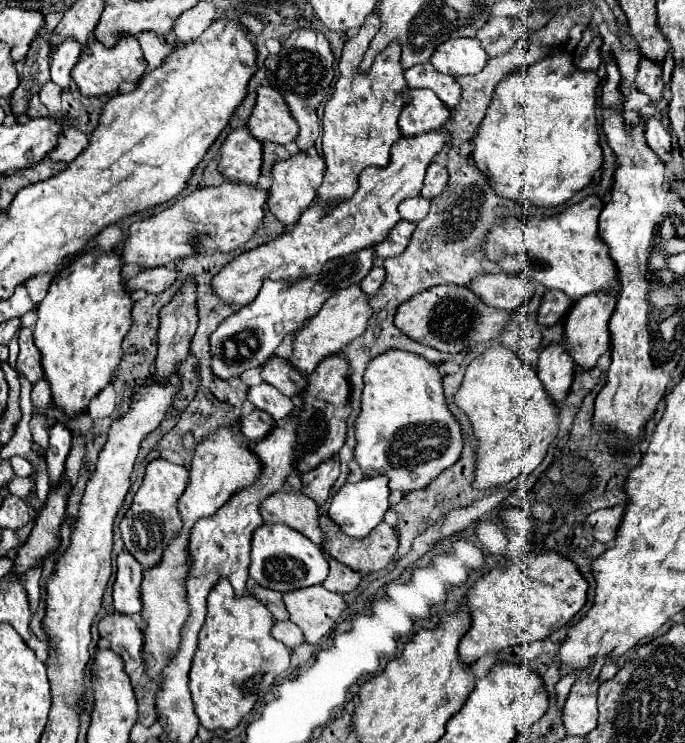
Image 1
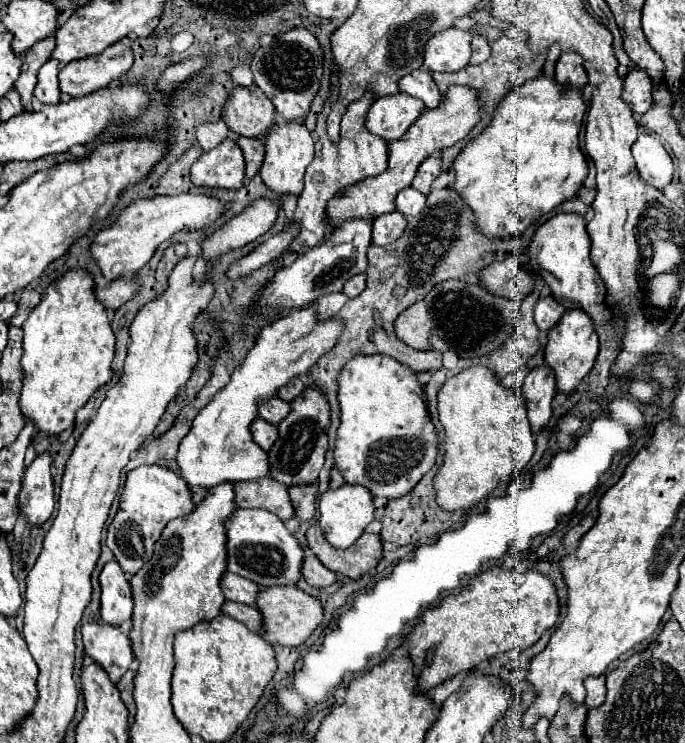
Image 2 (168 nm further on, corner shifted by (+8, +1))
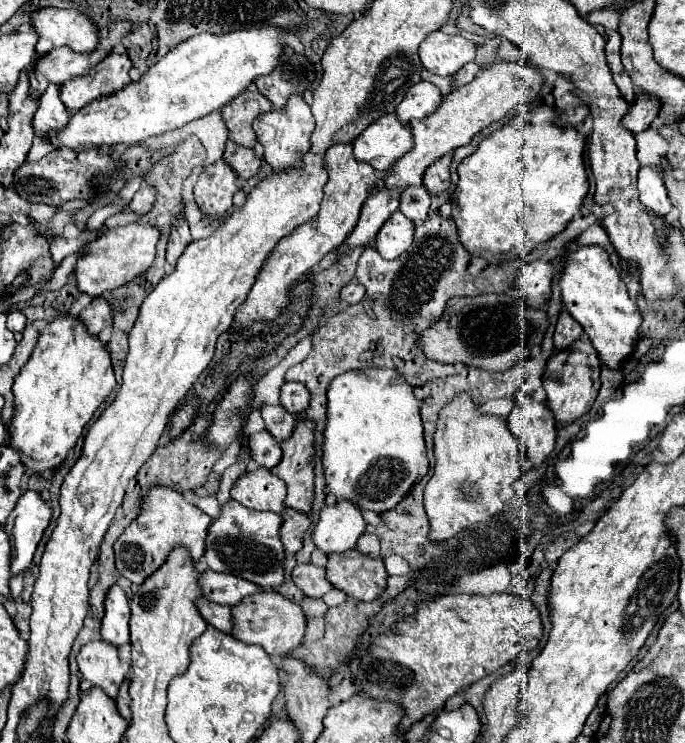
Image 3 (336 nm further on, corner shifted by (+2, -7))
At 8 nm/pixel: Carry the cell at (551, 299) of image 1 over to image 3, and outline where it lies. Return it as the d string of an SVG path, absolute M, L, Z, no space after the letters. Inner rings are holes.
M566 310L560 312L556 330L554 330L554 346L562 350L562 346L570 346L580 336L582 336L582 326L578 326L578 322L574 322L574 318L570 318Z

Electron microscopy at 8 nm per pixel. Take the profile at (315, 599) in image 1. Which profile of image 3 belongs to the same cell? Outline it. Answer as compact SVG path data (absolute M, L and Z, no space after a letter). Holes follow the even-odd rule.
M264 590L264 592L252 594L250 598L242 600L238 606L232 606L232 614L236 618L232 636L236 636L238 640L242 640L246 644L262 646L274 660L286 656L288 652L292 652L294 648L298 648L304 642L304 636L306 636L304 610L300 608L300 604L288 600L286 596L282 596L278 592Z

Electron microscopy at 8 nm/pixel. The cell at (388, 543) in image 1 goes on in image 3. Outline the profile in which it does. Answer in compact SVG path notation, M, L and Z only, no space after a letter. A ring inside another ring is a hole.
M360 550L328 554L326 578L356 600L374 600L386 588L386 568L382 558L372 558Z

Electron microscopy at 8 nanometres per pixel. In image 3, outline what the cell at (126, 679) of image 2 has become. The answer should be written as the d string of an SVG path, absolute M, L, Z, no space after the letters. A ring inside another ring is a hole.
M126 680L122 686L120 686L120 692L116 696L116 706L120 710L120 714L130 722L132 720L132 712L130 712L130 694L128 694L128 686L130 686L130 680Z

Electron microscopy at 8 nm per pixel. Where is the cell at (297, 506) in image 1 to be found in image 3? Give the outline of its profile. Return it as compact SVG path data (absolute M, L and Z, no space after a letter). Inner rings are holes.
M264 468L246 472L230 490L232 498L250 510L270 510L276 514L284 512L286 484L266 472Z

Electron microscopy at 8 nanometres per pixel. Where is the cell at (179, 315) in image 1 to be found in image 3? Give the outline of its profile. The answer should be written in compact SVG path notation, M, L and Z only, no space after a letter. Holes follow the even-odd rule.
M180 218L174 226L172 226L172 234L168 240L168 262L176 264L176 260L182 256L182 252L186 250L186 246L192 242L192 236L188 232L188 224L184 218Z

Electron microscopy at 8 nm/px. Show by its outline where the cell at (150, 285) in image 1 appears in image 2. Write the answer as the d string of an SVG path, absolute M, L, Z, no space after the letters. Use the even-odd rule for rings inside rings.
M118 278L118 280L112 280L106 288L98 290L96 298L100 304L104 304L104 308L116 310L124 302L128 302L134 294L136 294L136 282L132 278Z

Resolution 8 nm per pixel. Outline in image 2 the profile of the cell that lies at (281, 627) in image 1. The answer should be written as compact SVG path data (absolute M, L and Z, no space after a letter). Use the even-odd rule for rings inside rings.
M224 602L222 606L222 614L242 622L248 630L260 634L260 626L262 626L262 618L260 618L260 612L254 608L254 606L244 606L244 604L236 604L236 602Z

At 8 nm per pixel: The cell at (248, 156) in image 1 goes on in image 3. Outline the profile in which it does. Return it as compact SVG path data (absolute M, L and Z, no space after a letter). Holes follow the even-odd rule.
M224 158L202 170L194 186L194 200L204 216L220 216L232 208L232 196L240 190L236 180L238 174Z

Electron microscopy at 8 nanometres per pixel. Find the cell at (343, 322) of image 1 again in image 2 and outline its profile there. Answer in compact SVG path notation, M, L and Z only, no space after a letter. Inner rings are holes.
M314 306L292 310L260 332L254 348L232 372L230 382L206 408L196 414L190 432L180 442L180 452L176 456L180 476L184 476L194 492L198 486L214 488L220 482L240 482L268 476L268 456L250 434L250 424L258 420L258 404L270 400L290 378L304 376L320 354L334 348L340 332L342 324L332 318L318 322Z

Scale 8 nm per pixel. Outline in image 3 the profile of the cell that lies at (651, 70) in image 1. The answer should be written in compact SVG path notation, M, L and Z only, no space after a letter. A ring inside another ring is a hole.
M638 92L638 98L634 100L634 104L630 106L630 110L628 110L626 116L622 118L622 124L624 124L630 132L638 134L638 132L646 130L646 128L652 124L654 116L658 116L658 112L660 112L660 102L658 102L658 98L654 98L654 96L648 94L648 92Z

